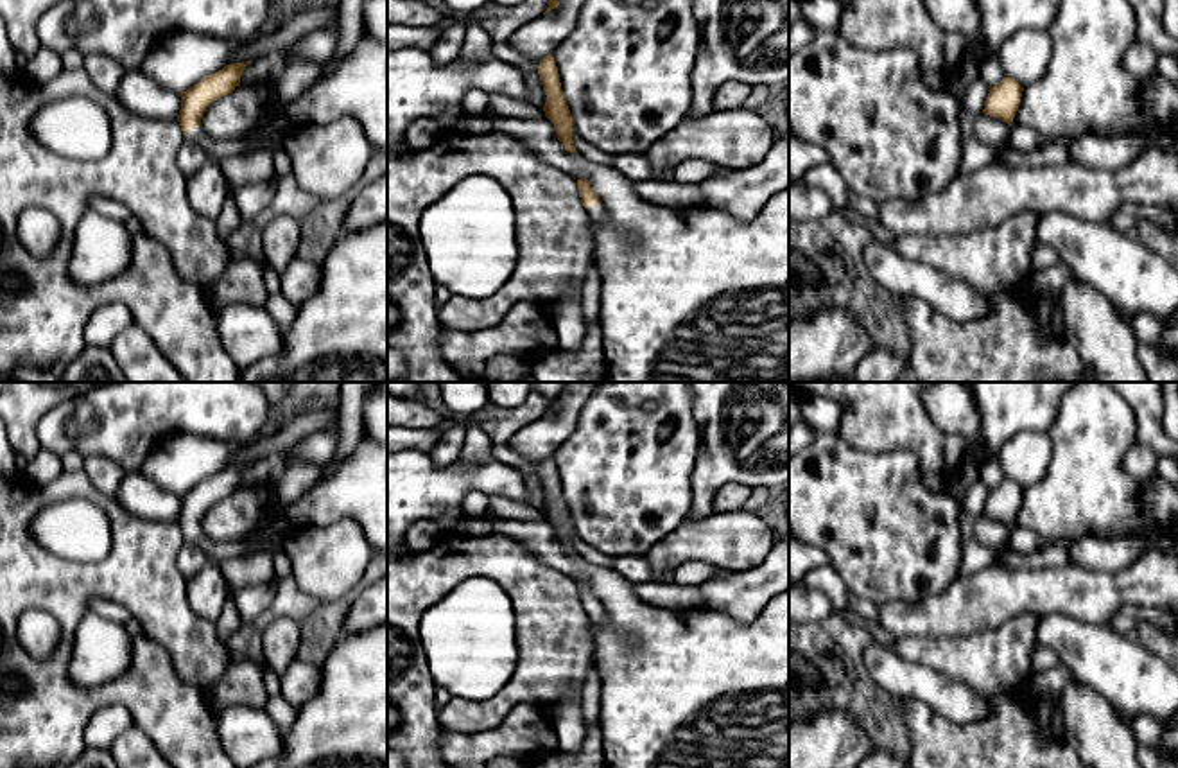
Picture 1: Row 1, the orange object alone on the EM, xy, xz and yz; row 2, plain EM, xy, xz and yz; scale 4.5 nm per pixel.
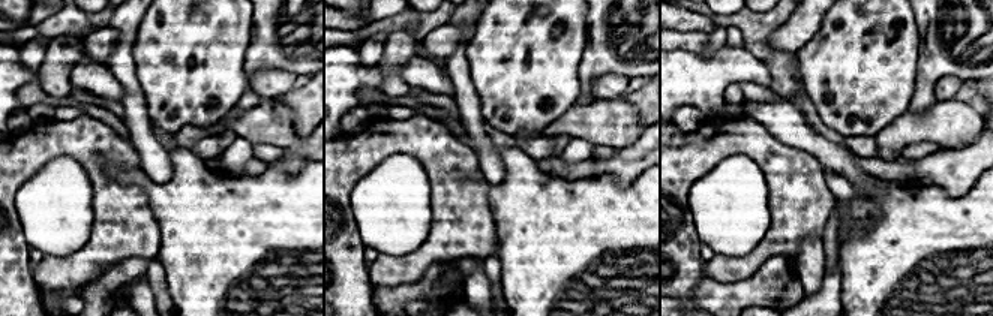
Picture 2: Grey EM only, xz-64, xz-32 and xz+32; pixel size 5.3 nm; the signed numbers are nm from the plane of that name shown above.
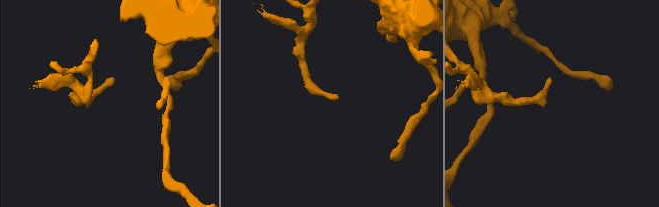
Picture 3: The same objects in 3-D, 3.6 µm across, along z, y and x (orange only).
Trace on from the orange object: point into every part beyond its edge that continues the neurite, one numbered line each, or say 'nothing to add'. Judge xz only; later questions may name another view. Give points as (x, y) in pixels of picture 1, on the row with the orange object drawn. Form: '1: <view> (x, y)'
1: xz (597, 212)

